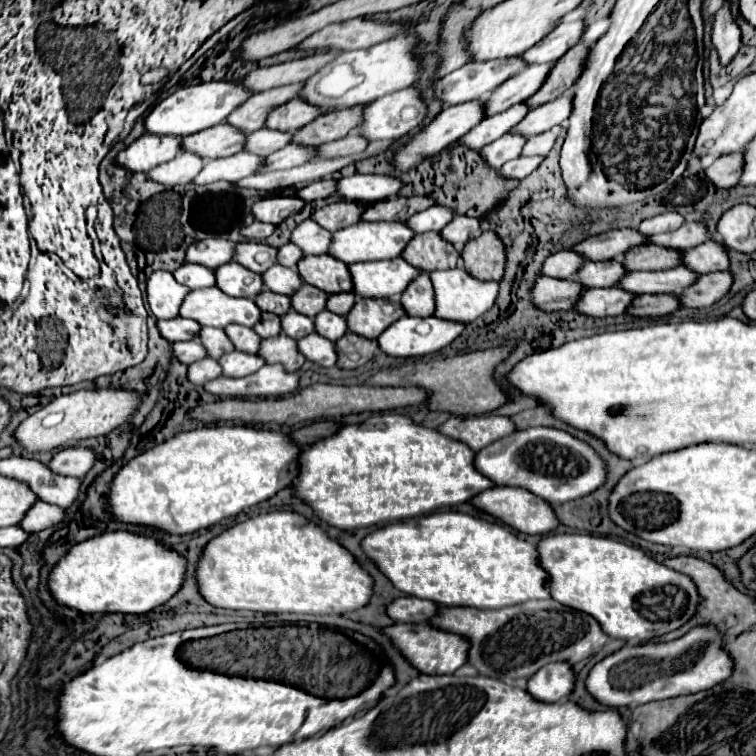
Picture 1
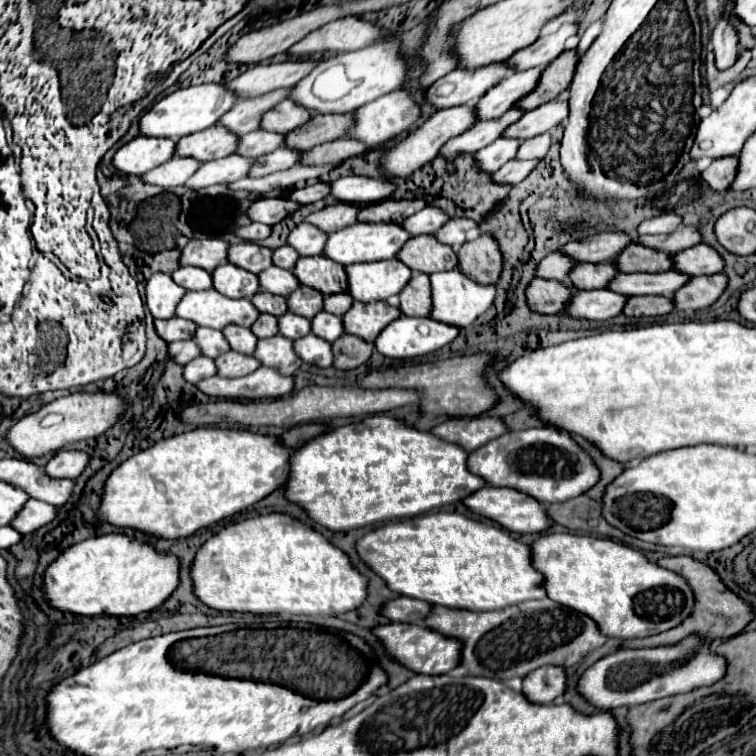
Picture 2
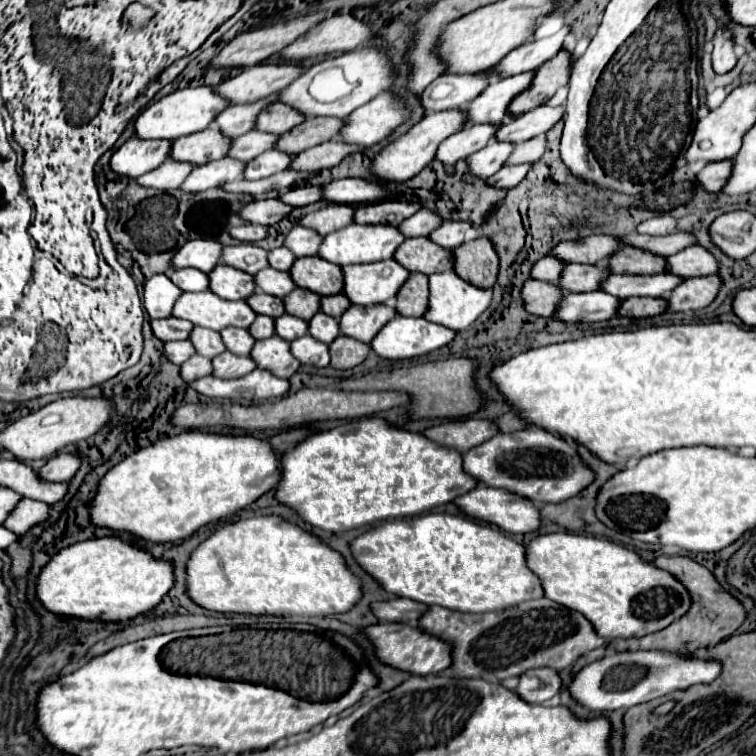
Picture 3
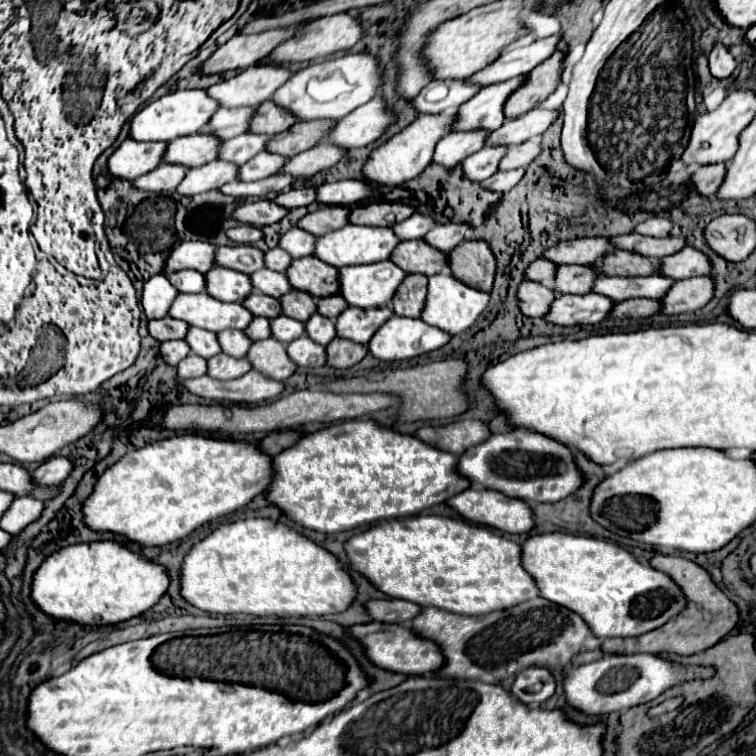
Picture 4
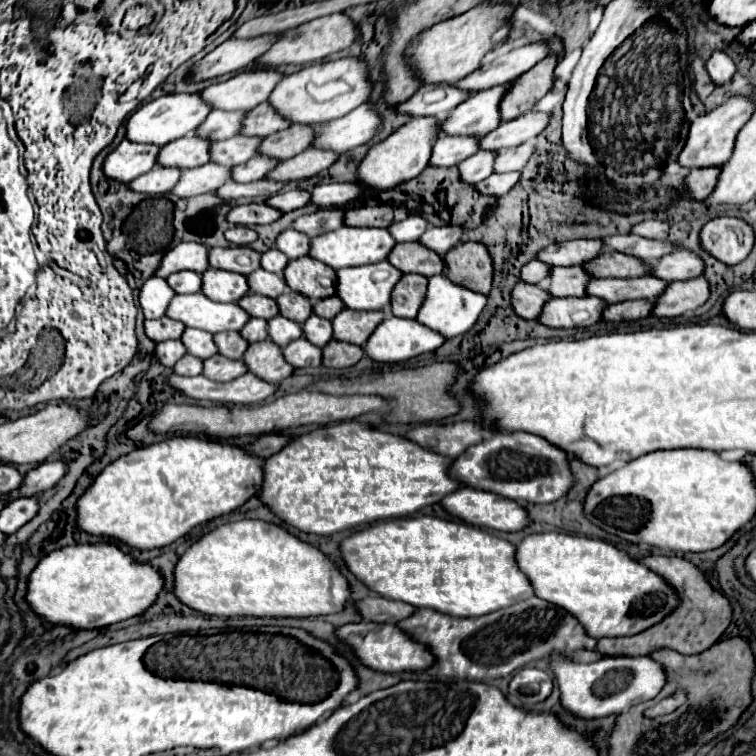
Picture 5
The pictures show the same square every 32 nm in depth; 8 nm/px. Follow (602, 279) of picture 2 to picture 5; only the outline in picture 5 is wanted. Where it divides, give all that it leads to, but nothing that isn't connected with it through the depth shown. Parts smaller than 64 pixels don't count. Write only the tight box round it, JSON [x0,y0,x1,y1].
[552,266,592,296]

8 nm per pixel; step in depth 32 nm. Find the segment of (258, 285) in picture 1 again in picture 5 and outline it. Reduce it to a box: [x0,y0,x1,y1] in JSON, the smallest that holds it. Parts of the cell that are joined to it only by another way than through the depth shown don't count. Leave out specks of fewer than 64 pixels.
[202,268,250,302]

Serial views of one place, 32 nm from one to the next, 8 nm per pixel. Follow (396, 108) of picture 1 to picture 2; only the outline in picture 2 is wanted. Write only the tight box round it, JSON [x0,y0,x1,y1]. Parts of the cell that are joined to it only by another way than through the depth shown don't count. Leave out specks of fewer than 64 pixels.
[350,90,422,146]

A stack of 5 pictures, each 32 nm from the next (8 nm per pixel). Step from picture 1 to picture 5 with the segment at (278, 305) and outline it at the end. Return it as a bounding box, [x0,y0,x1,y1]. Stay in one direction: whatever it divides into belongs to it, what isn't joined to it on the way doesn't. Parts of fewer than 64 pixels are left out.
[238,294,280,320]

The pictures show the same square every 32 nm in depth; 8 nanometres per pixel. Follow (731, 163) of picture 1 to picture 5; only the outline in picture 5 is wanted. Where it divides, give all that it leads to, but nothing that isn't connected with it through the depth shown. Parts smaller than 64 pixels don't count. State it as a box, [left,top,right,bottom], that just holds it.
[686,166,722,200]

